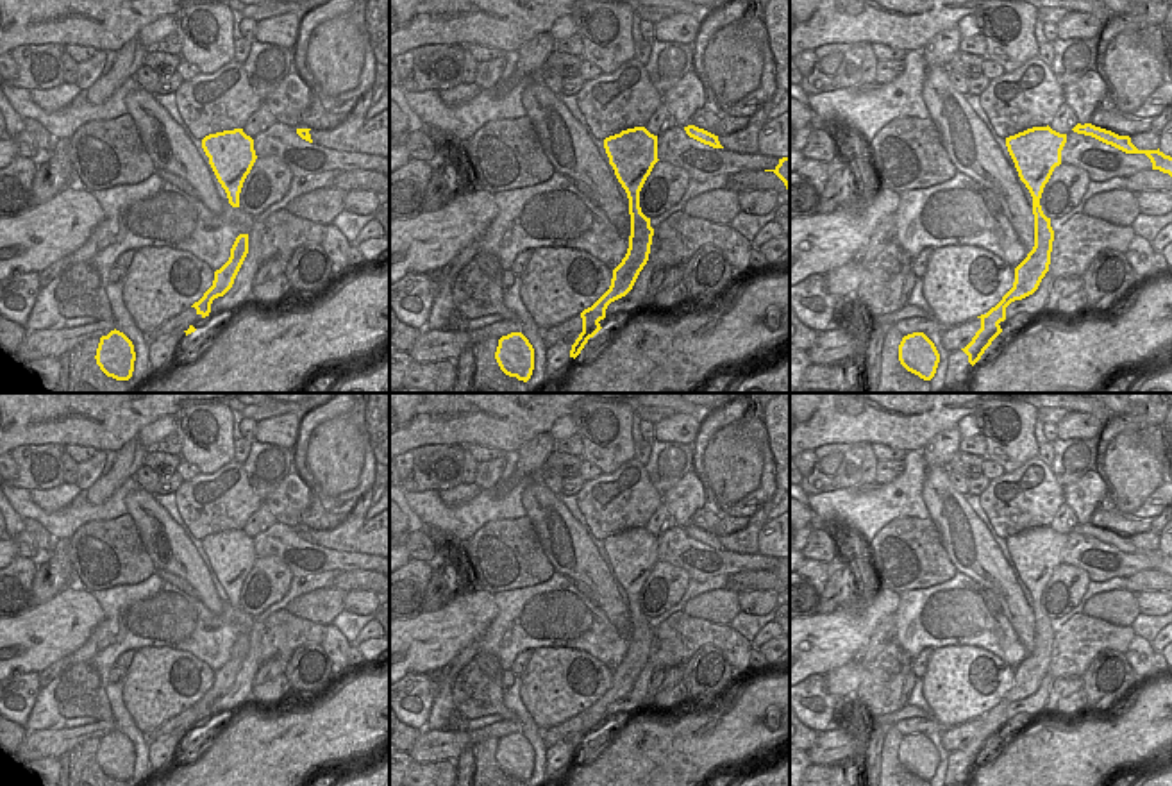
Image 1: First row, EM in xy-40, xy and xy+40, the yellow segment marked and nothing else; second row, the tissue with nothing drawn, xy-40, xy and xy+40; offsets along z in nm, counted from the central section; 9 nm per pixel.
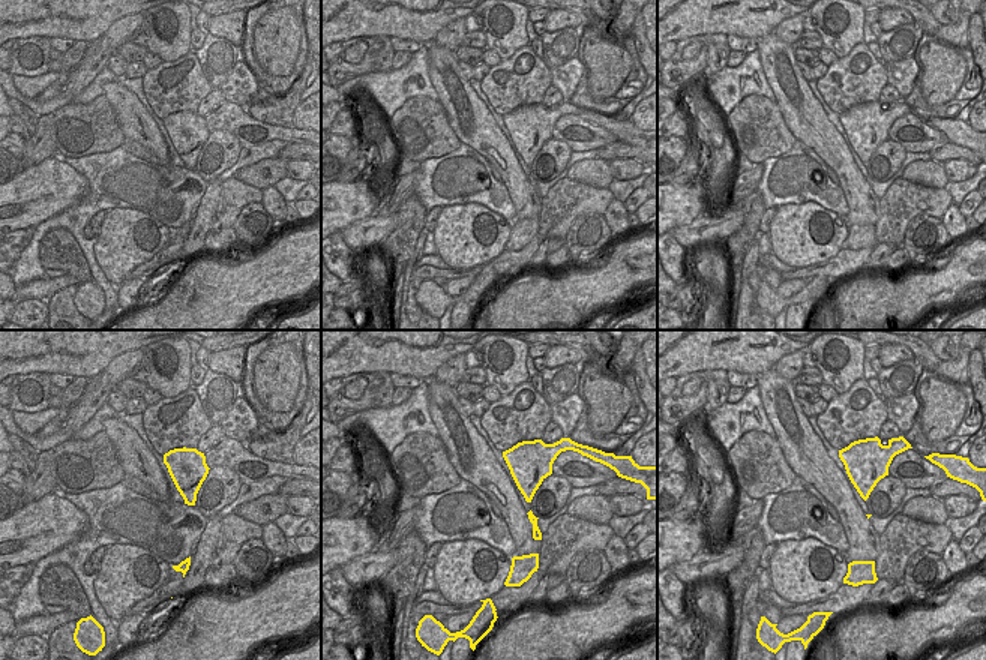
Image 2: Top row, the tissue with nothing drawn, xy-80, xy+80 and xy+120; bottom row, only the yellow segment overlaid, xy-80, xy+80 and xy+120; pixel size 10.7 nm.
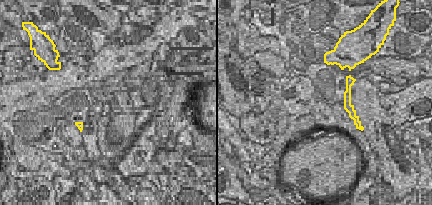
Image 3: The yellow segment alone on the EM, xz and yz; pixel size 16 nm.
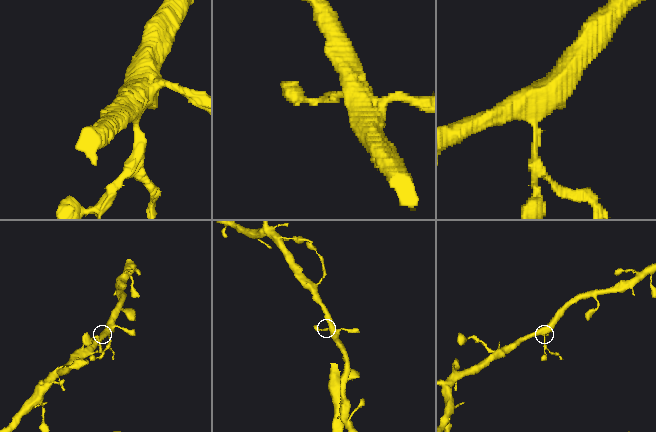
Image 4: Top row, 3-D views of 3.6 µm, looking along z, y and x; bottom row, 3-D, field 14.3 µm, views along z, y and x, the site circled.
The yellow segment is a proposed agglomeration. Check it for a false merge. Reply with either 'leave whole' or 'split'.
split

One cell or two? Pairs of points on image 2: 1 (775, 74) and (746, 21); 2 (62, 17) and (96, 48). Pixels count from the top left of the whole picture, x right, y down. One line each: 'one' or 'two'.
1: two
2: two

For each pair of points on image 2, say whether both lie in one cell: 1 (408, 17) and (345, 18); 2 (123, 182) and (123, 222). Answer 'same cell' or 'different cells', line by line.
1: same cell
2: different cells

